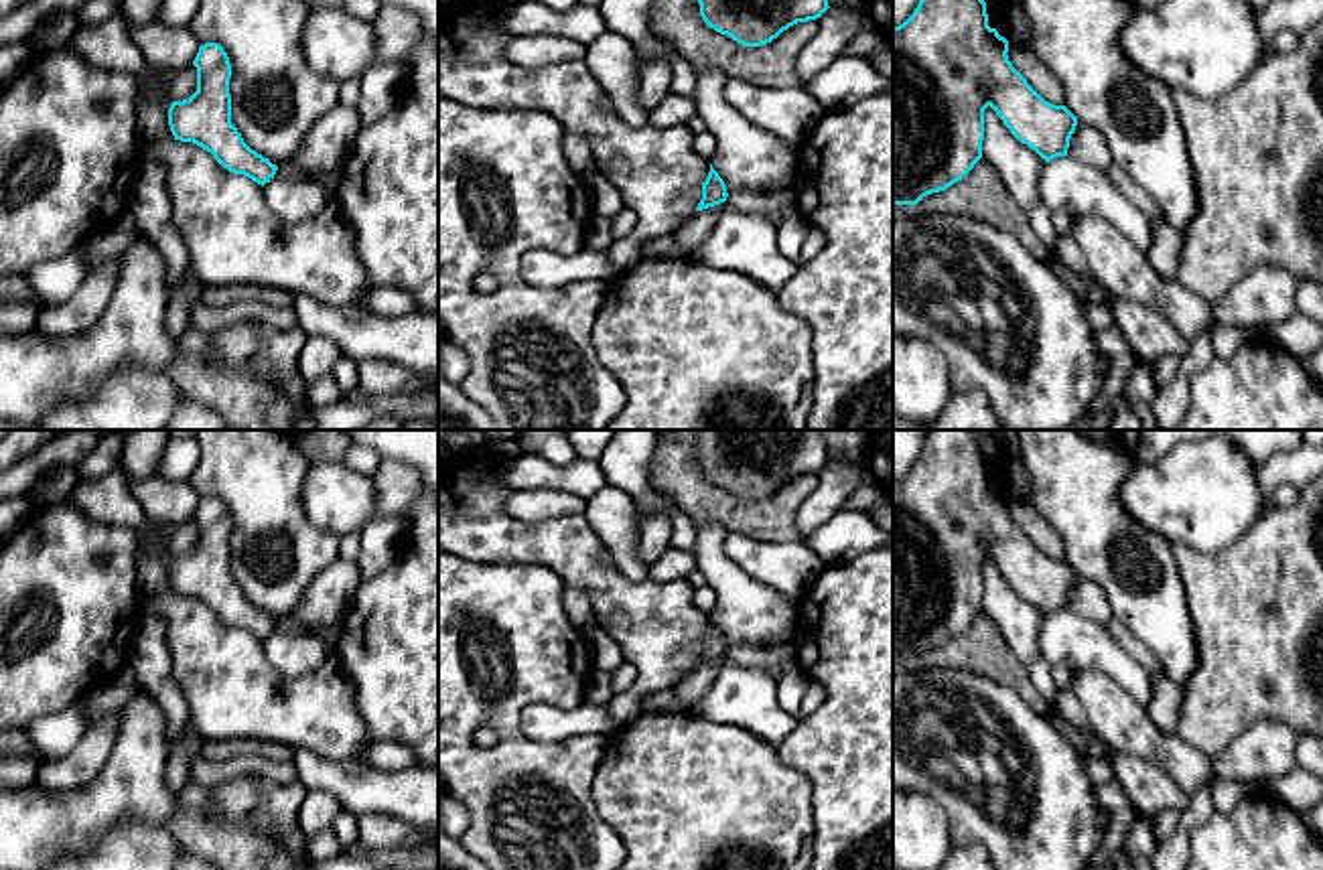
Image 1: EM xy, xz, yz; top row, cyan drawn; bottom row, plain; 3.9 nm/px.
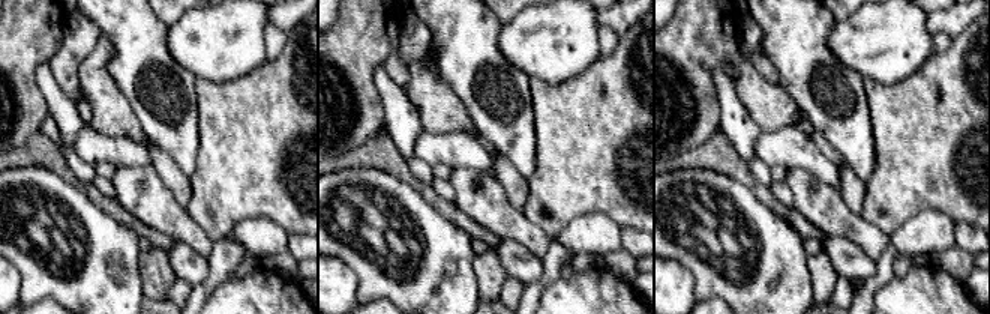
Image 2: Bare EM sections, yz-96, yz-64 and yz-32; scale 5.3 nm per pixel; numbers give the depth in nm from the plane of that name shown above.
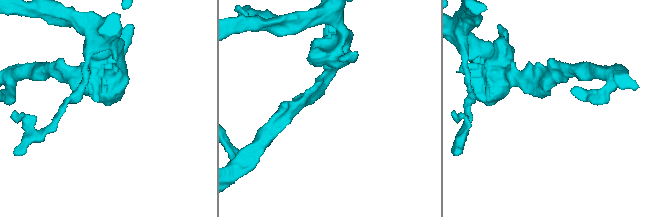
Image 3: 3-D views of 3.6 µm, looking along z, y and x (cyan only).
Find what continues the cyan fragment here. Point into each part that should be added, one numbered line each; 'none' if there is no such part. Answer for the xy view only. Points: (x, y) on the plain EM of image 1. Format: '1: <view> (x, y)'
none

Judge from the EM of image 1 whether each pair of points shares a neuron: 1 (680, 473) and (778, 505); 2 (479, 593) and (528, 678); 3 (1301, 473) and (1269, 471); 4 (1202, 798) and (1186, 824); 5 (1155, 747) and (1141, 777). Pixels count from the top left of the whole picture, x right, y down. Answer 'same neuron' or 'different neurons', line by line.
1: same neuron
2: same neuron
3: same neuron
4: same neuron
5: different neurons

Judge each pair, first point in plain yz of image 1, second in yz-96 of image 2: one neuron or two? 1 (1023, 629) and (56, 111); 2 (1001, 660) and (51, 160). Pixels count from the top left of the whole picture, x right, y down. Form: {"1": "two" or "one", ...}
{"1": "one", "2": "one"}

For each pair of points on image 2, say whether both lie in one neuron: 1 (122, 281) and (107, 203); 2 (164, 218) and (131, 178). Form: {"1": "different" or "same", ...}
{"1": "different", "2": "same"}

